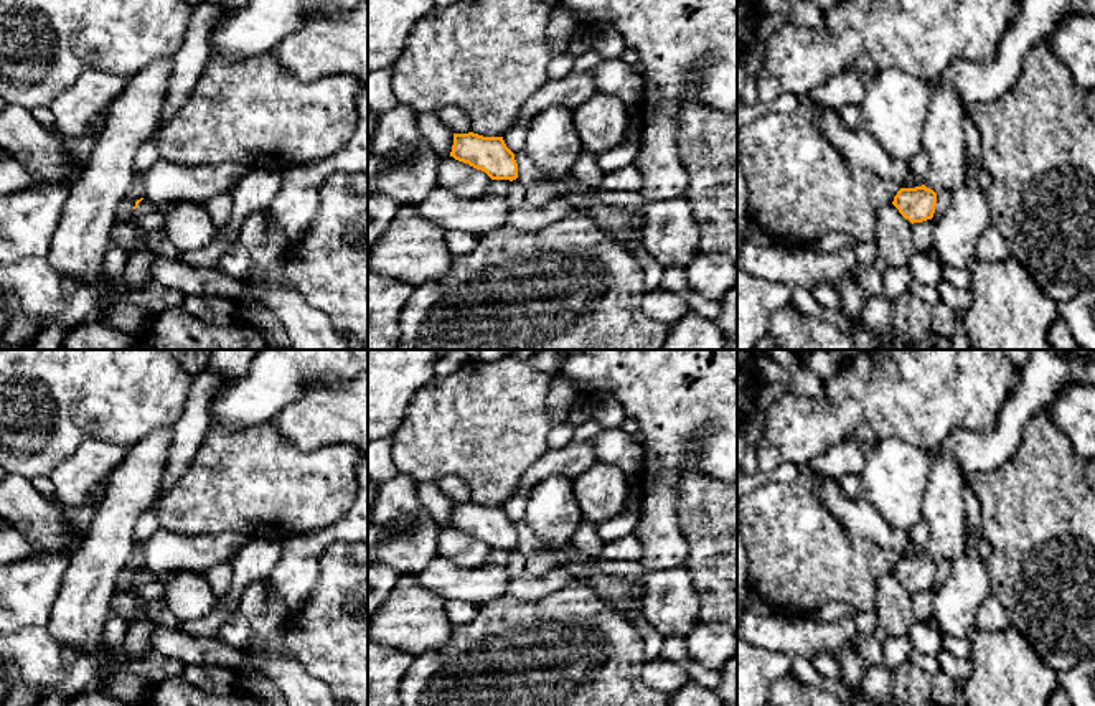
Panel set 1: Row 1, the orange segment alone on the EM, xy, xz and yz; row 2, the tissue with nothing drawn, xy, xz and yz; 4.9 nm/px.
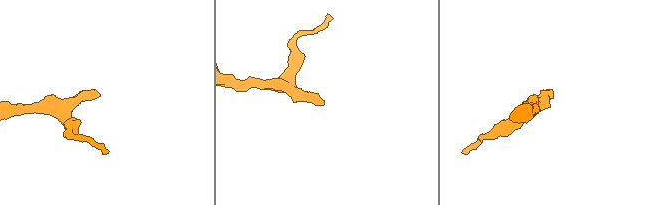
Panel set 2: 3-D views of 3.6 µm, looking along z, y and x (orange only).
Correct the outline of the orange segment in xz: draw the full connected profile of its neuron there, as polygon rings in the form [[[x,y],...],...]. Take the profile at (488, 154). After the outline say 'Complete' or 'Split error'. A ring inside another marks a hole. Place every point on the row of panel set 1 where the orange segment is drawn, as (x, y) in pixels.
[[[473,132],[454,134],[450,157],[485,172],[491,180],[516,180],[518,163],[503,137],[483,137]]]. Complete

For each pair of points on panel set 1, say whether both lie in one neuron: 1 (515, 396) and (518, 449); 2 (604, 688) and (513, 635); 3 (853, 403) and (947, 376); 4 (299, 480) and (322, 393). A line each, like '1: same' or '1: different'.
1: same
2: same
3: same
4: different

